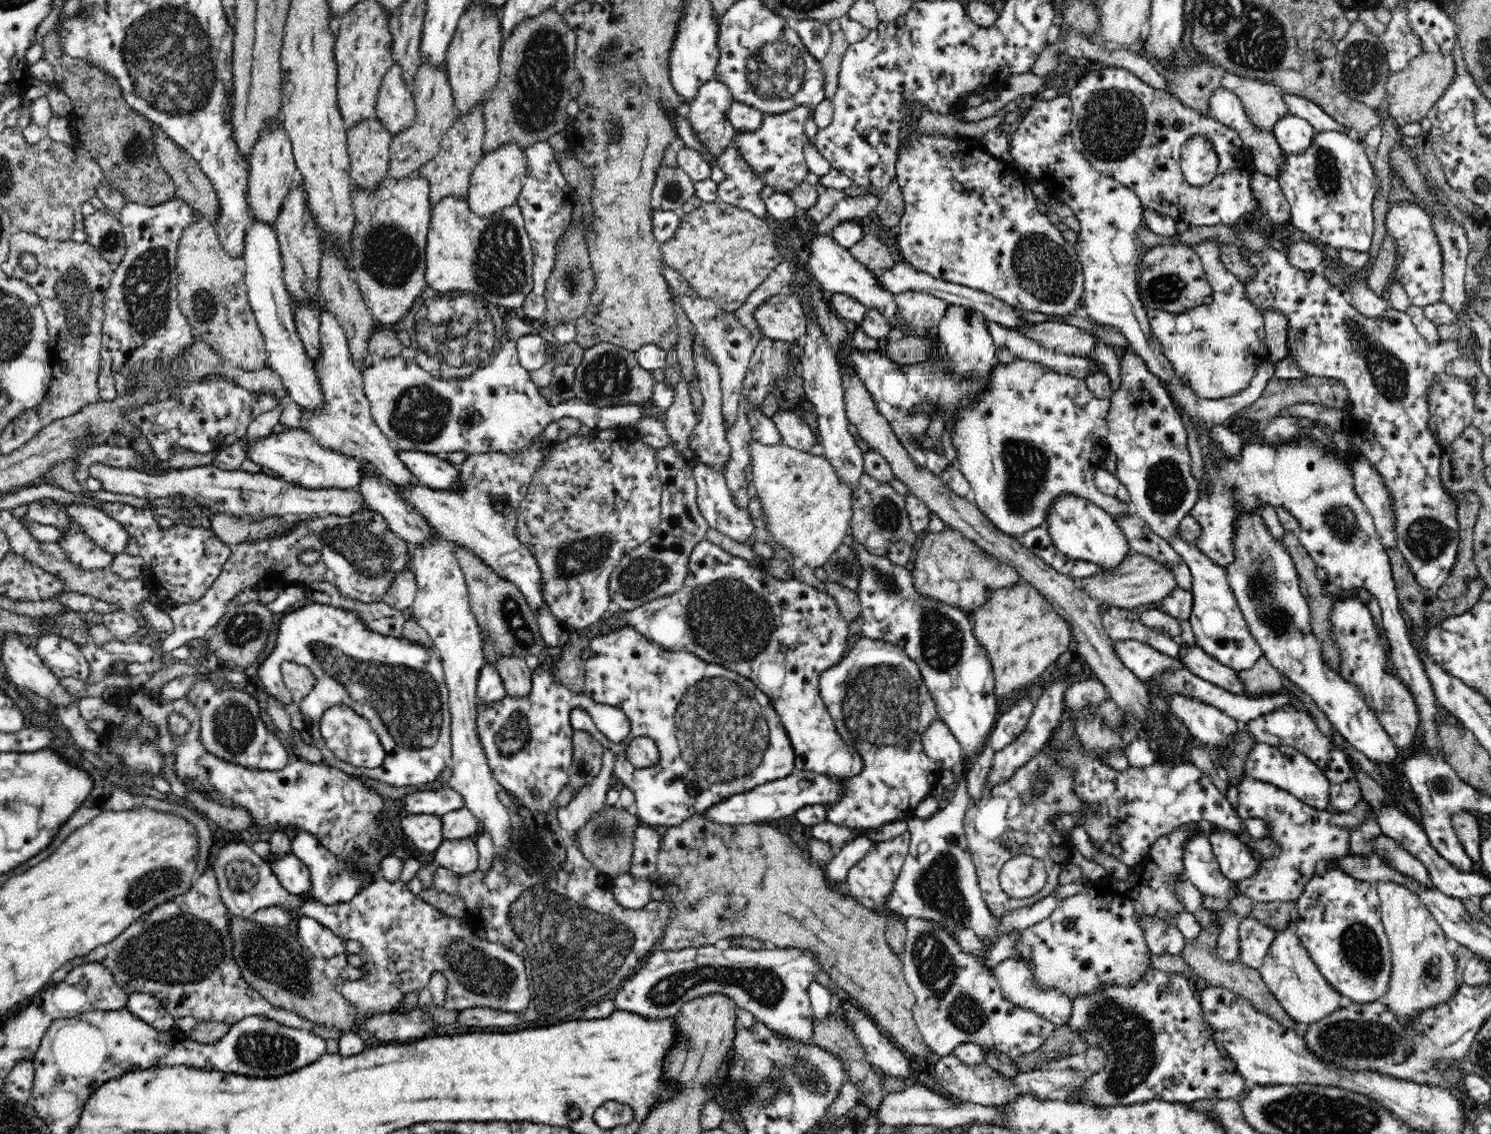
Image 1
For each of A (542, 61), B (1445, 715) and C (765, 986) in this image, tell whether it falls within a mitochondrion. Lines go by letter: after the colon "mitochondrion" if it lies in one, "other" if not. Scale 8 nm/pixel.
A: mitochondrion
B: other
C: mitochondrion

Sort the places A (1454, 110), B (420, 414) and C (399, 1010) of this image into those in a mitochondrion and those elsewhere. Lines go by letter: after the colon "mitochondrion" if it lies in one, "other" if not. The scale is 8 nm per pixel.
A: mitochondrion
B: mitochondrion
C: other

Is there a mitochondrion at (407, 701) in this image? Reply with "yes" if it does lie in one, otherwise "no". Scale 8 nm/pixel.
yes

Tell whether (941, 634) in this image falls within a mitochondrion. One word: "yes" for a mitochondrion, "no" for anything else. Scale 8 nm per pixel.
yes

